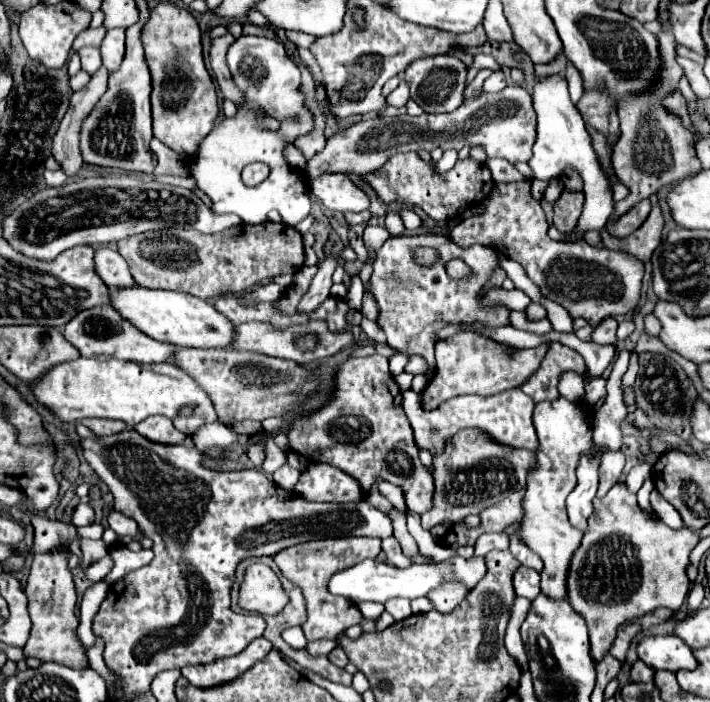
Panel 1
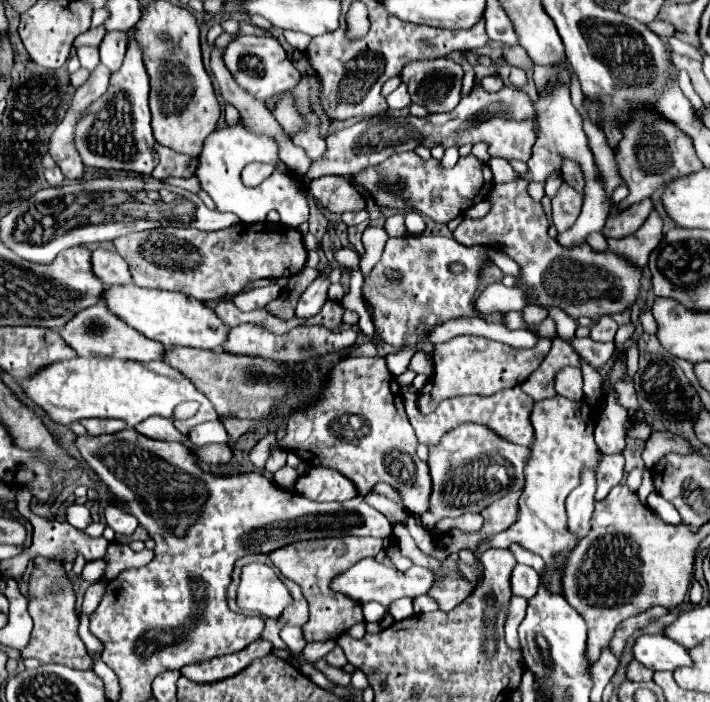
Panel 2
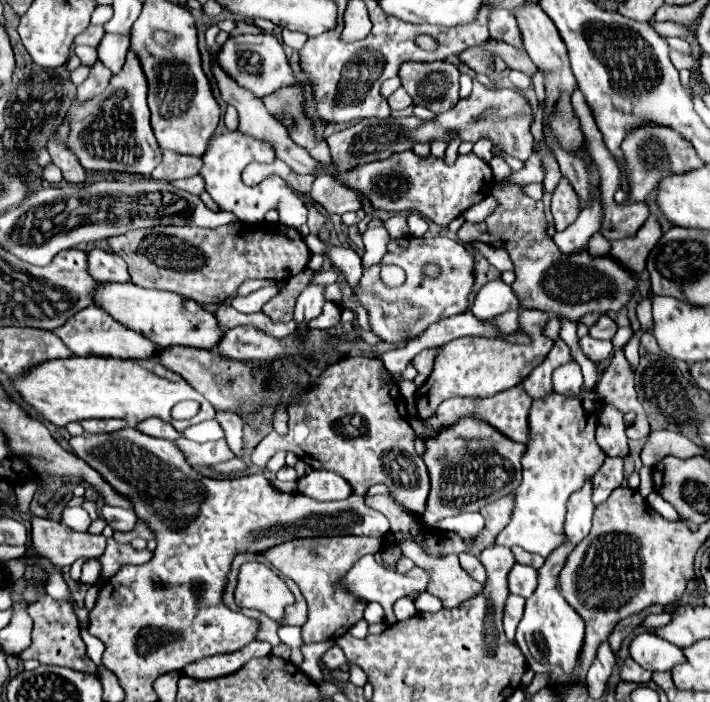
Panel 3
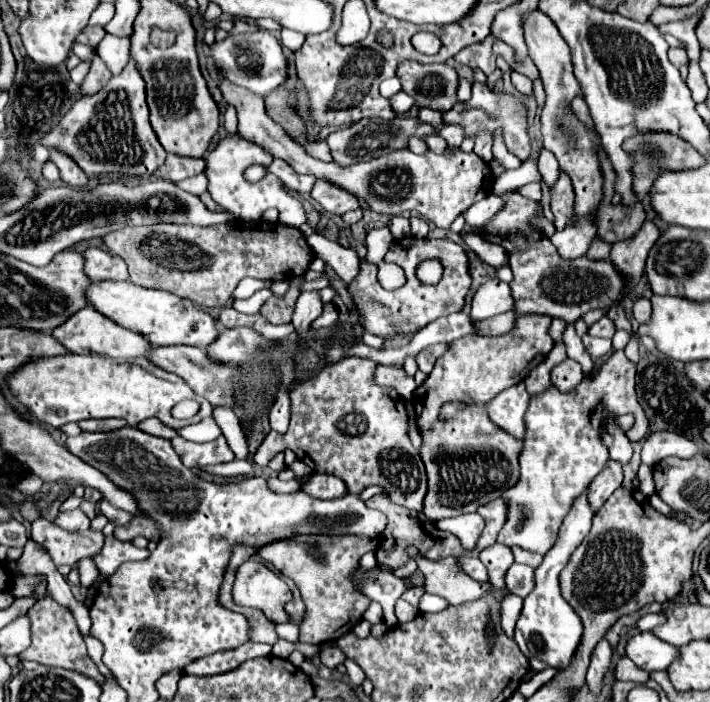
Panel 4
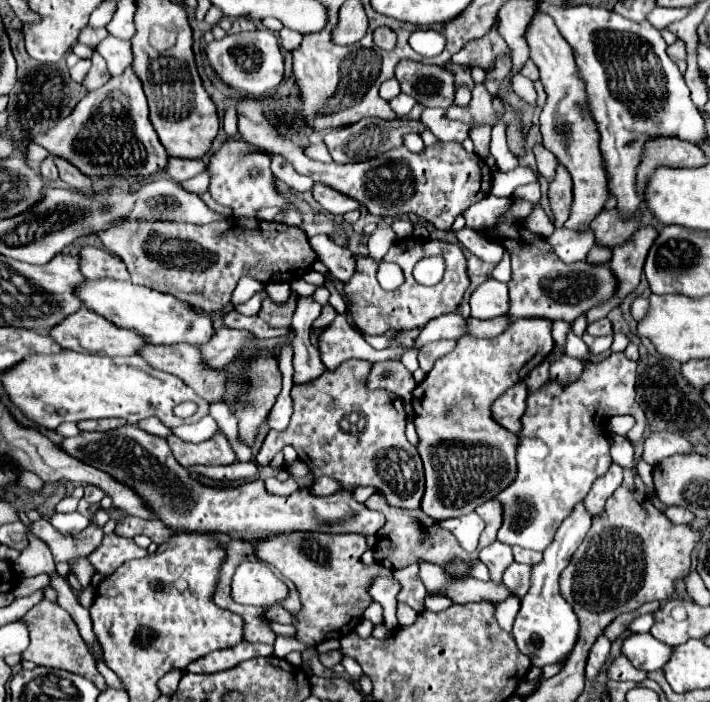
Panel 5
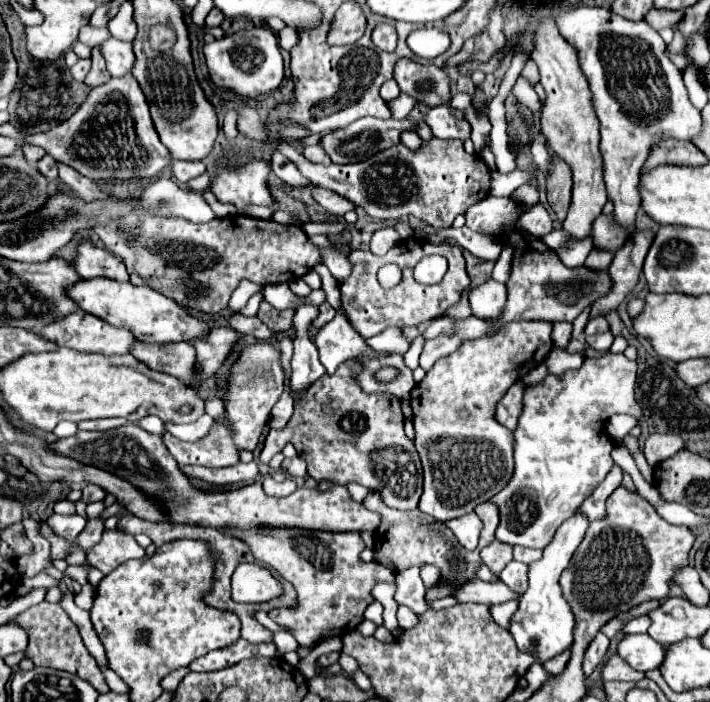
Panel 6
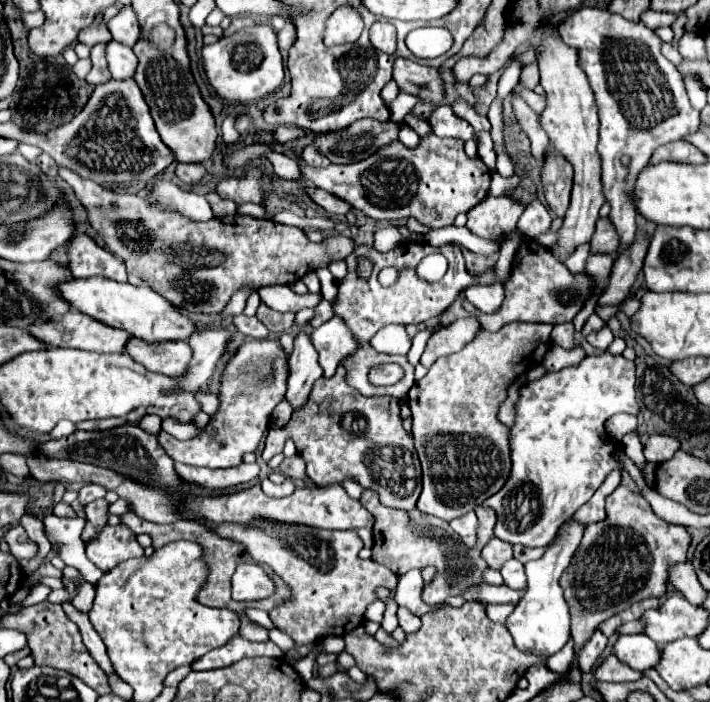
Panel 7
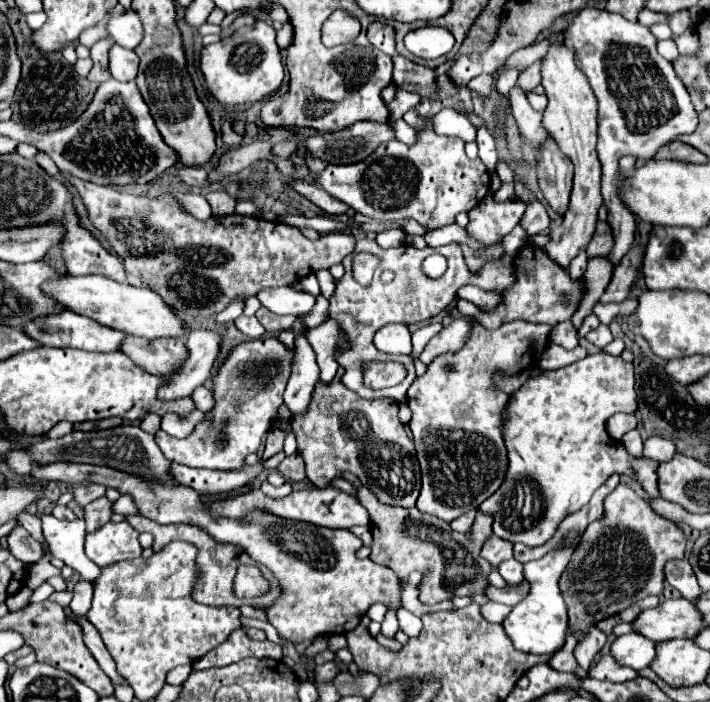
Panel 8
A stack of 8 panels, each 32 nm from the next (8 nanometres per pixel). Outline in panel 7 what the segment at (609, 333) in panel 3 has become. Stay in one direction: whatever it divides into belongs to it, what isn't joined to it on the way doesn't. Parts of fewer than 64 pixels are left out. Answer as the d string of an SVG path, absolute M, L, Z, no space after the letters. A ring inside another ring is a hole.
M592 314L592 316L588 318L588 322L584 324L584 328L582 328L582 334L584 334L584 336L588 336L590 332L598 332L598 330L602 330L602 328L604 328L604 324L606 324L606 322L604 322L598 314Z

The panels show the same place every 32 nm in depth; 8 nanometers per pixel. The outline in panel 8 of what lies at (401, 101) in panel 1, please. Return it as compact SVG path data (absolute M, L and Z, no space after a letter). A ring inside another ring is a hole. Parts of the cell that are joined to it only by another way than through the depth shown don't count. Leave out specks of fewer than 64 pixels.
M398 90L396 92L396 100L388 106L390 108L390 114L392 118L402 118L410 108L414 108L416 104L420 102L420 96L418 94L412 94L412 92L406 92L406 90Z

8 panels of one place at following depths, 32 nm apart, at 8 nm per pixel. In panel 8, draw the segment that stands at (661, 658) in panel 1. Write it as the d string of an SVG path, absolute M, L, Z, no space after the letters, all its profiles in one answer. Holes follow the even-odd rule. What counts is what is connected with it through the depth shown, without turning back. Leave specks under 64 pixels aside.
M634 632L634 634L618 636L616 642L612 644L610 652L624 666L630 666L634 670L642 670L642 668L648 668L654 662L656 642Z

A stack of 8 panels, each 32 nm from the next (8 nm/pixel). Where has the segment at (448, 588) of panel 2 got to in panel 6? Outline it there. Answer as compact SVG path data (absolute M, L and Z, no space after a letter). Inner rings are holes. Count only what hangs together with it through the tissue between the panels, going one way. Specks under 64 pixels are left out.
M426 564L426 566L420 568L420 578L424 580L426 588L434 588L434 586L438 586L442 582L440 570L436 566L430 566L430 564ZM468 580L454 588L452 594L458 602L482 602L482 604L502 604L512 598L518 598L516 592L510 592L504 582L482 582Z

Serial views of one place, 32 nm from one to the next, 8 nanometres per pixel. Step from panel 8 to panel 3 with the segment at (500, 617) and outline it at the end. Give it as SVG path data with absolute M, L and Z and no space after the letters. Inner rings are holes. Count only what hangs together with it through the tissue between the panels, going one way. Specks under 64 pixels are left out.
M510 594L510 600L506 602L504 630L506 630L508 642L512 642L512 644L516 644L514 636L516 636L516 626L522 620L522 614L524 614L524 604L526 604L526 600L520 598L520 596L514 596L514 594Z

